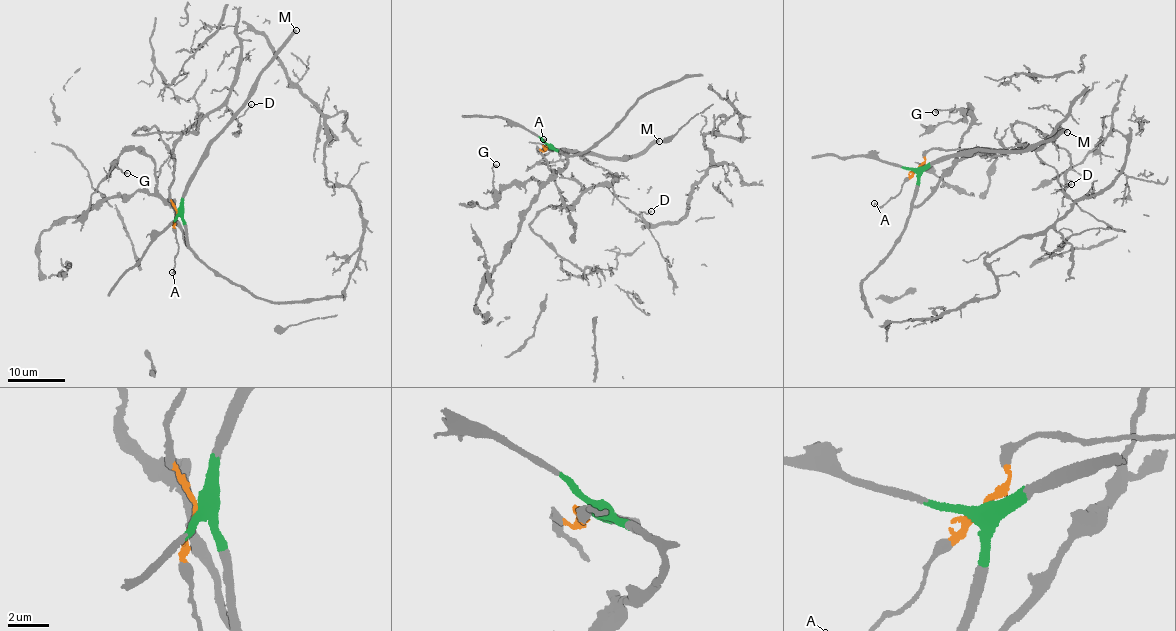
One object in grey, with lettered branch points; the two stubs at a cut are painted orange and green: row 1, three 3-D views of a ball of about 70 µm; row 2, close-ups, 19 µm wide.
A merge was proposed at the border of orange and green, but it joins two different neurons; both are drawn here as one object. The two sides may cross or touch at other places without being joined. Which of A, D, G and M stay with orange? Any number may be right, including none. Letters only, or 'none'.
A, D

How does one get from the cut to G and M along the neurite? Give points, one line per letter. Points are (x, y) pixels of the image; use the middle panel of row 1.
G: (547, 146), (566, 158), (552, 178), (539, 182), (532, 176), (505, 185), (499, 193), (493, 187), (496, 164)
M: (547, 146), (600, 155), (632, 157), (660, 141)

